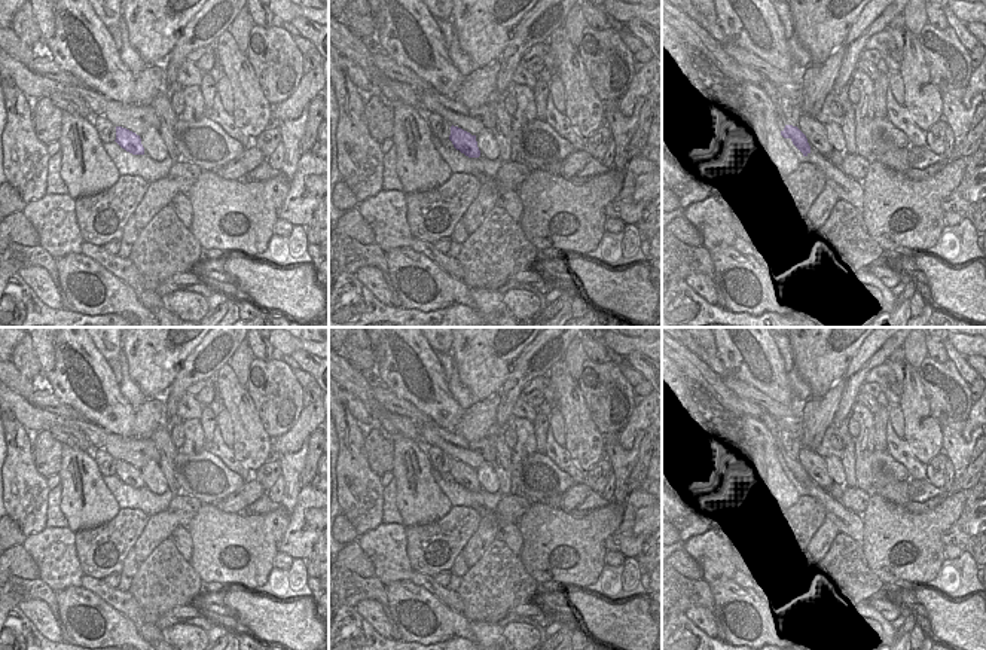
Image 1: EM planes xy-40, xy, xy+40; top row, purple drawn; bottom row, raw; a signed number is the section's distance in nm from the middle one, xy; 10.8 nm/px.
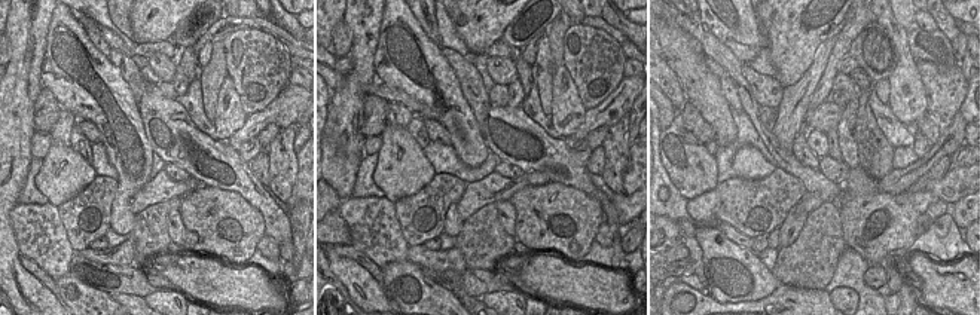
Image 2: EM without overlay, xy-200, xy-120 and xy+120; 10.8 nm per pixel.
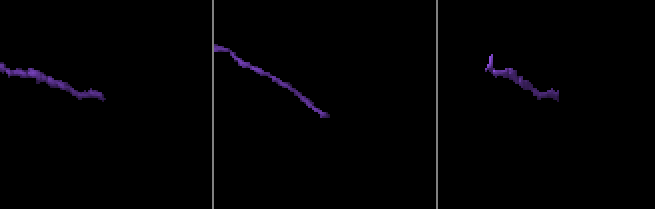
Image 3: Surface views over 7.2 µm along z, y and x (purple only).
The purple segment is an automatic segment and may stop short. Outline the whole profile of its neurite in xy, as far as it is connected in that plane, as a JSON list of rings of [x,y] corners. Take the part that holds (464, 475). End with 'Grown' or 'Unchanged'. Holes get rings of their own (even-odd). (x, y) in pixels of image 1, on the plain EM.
[[[452,458],[449,473],[452,474],[454,480],[464,486],[465,489],[468,491],[480,489],[476,469],[471,469],[470,466]]]. Unchanged.

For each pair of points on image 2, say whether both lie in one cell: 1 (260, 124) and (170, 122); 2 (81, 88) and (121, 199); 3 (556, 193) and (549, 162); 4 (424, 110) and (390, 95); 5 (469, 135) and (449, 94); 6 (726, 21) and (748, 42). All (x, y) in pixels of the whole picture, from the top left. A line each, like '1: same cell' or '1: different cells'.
1: different cells
2: same cell
3: different cells
4: same cell
5: same cell
6: same cell

